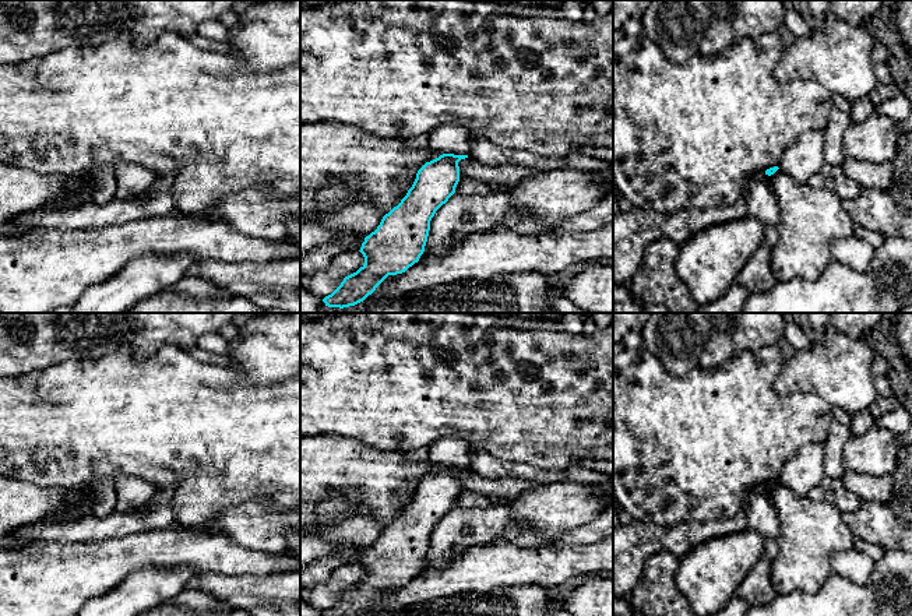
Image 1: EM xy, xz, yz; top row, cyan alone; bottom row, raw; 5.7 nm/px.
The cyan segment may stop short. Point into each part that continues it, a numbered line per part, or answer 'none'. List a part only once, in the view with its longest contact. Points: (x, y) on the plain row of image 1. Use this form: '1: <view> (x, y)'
1: xz (444, 451)

